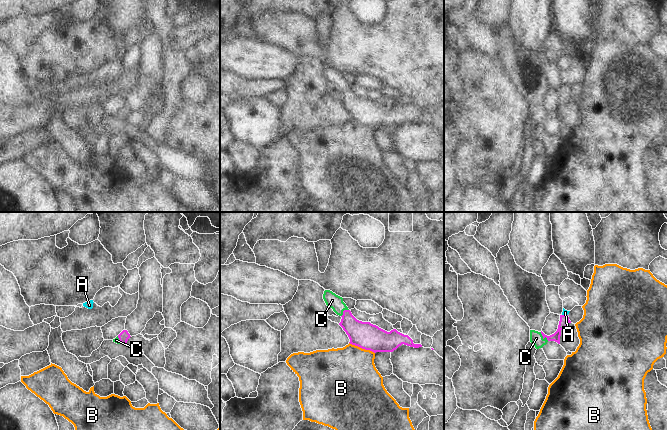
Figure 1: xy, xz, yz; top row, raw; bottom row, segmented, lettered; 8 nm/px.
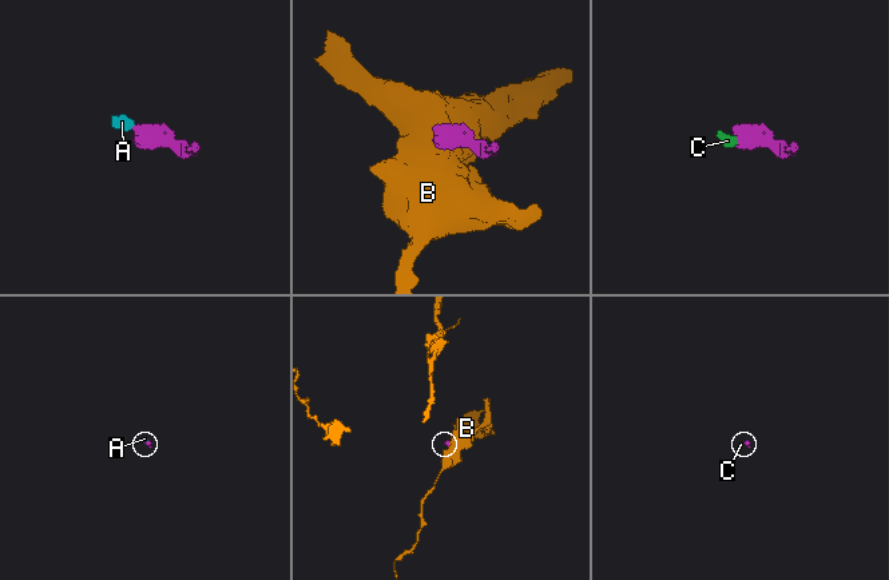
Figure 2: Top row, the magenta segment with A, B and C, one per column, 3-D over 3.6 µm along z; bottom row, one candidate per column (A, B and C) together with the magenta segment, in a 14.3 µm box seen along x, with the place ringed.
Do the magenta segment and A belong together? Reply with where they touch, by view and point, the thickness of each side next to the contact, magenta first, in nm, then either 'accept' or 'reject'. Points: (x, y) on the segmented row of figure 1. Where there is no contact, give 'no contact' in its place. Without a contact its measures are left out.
yz (565, 315) | 80/50 nm | accept

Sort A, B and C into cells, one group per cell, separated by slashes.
A C / B

